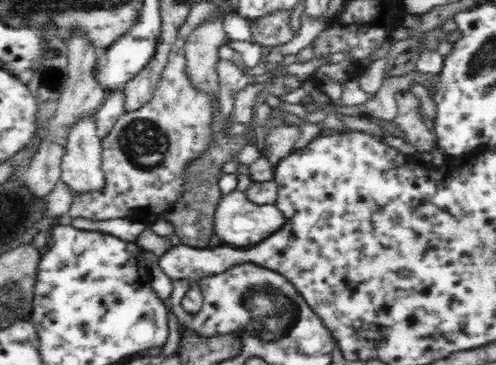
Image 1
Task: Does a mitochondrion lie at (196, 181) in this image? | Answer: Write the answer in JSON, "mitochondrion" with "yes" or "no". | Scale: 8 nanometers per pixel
{"mitochondrion":"yes"}

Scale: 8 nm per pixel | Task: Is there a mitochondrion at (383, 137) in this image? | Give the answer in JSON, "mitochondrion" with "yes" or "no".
{"mitochondrion":"no"}

